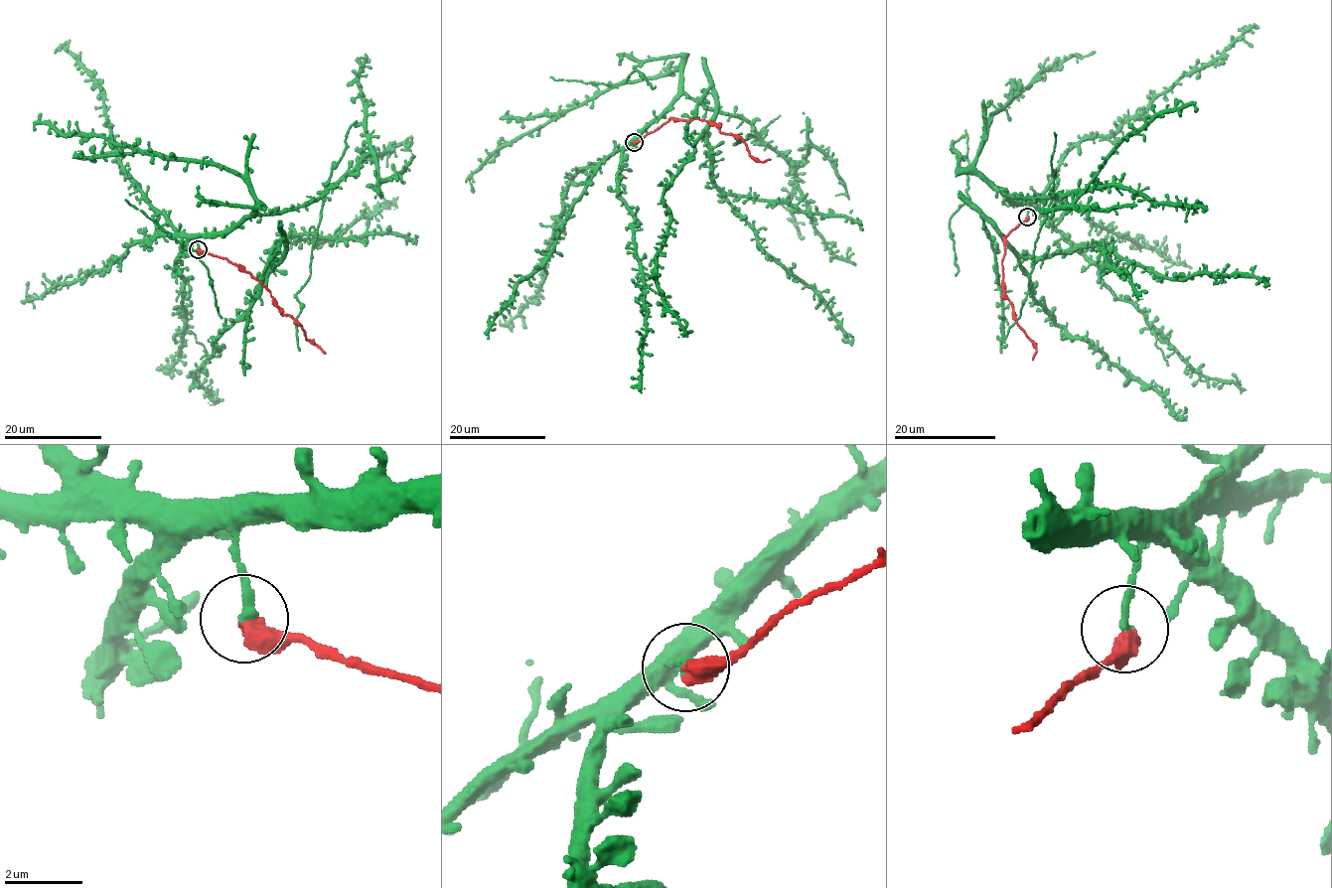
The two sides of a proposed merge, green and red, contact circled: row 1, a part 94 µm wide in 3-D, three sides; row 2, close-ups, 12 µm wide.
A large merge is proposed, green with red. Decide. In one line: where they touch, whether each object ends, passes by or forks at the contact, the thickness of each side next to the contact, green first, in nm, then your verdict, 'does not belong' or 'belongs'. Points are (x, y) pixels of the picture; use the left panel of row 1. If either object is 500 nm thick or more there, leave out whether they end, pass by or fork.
place (198, 249); green ends; red ends; calibres 240 and 480 nm; does not belong

